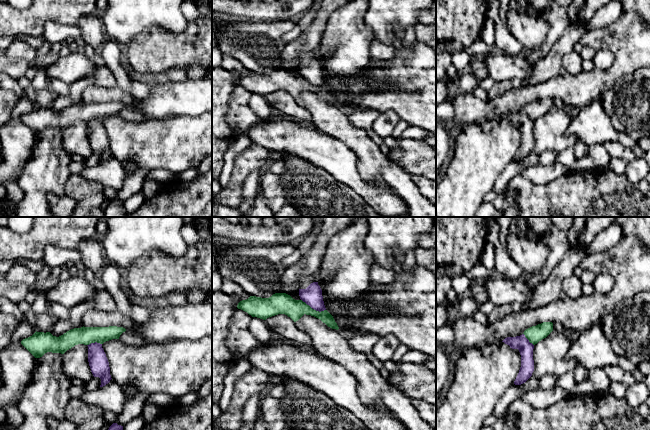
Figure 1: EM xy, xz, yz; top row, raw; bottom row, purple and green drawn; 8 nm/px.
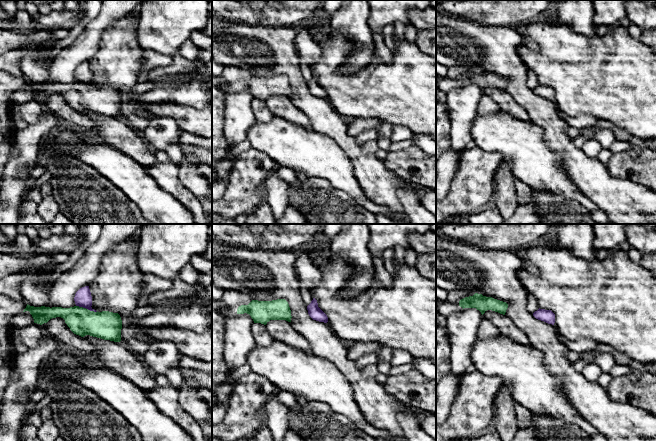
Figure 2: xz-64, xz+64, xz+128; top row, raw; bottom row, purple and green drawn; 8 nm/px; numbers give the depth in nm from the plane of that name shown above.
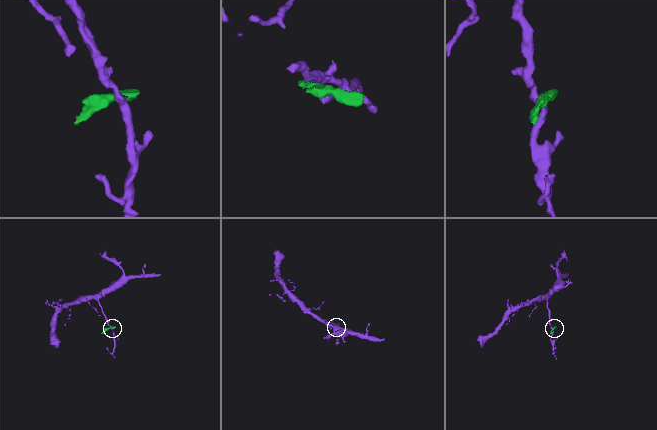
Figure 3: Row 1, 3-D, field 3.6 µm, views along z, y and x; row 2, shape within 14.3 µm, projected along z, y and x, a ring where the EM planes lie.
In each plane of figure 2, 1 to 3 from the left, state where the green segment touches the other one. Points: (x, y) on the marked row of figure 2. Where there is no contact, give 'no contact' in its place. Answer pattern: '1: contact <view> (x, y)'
1: contact xz-64 (87, 308)
2: no contact
3: no contact

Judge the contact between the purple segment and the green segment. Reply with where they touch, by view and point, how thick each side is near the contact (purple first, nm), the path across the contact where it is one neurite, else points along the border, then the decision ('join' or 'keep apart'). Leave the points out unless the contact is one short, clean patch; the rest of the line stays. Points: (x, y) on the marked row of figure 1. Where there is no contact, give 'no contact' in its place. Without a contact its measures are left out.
xz (313, 308) | 160/160 nm | along xz (301, 299), (316, 310), (325, 310) | keep apart

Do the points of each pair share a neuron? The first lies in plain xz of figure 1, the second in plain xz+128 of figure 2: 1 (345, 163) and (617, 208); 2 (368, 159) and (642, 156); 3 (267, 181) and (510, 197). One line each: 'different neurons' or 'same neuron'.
1: different neurons
2: different neurons
3: same neuron

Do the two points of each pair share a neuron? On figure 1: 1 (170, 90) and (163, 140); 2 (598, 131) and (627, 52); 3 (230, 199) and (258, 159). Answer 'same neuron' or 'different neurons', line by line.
1: different neurons
2: different neurons
3: same neuron

